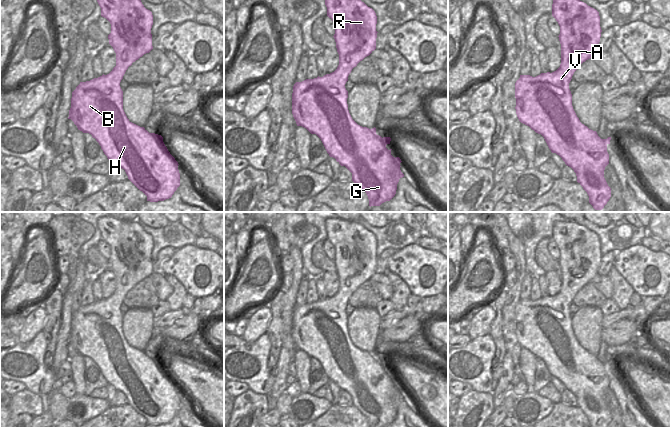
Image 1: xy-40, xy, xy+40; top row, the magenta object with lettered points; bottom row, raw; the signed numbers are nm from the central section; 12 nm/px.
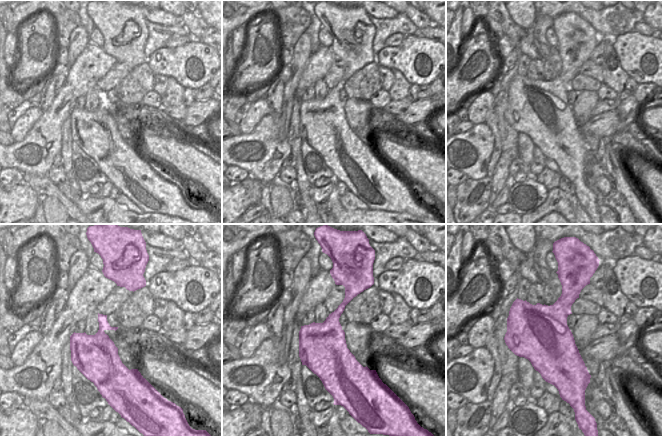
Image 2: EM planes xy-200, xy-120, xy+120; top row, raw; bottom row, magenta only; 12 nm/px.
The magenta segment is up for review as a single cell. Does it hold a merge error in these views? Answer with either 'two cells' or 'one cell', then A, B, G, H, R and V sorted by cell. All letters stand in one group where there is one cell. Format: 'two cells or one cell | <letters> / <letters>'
one cell | A B G H R V

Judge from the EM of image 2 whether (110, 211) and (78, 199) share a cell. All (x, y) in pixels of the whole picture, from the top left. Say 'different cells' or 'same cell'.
same cell

